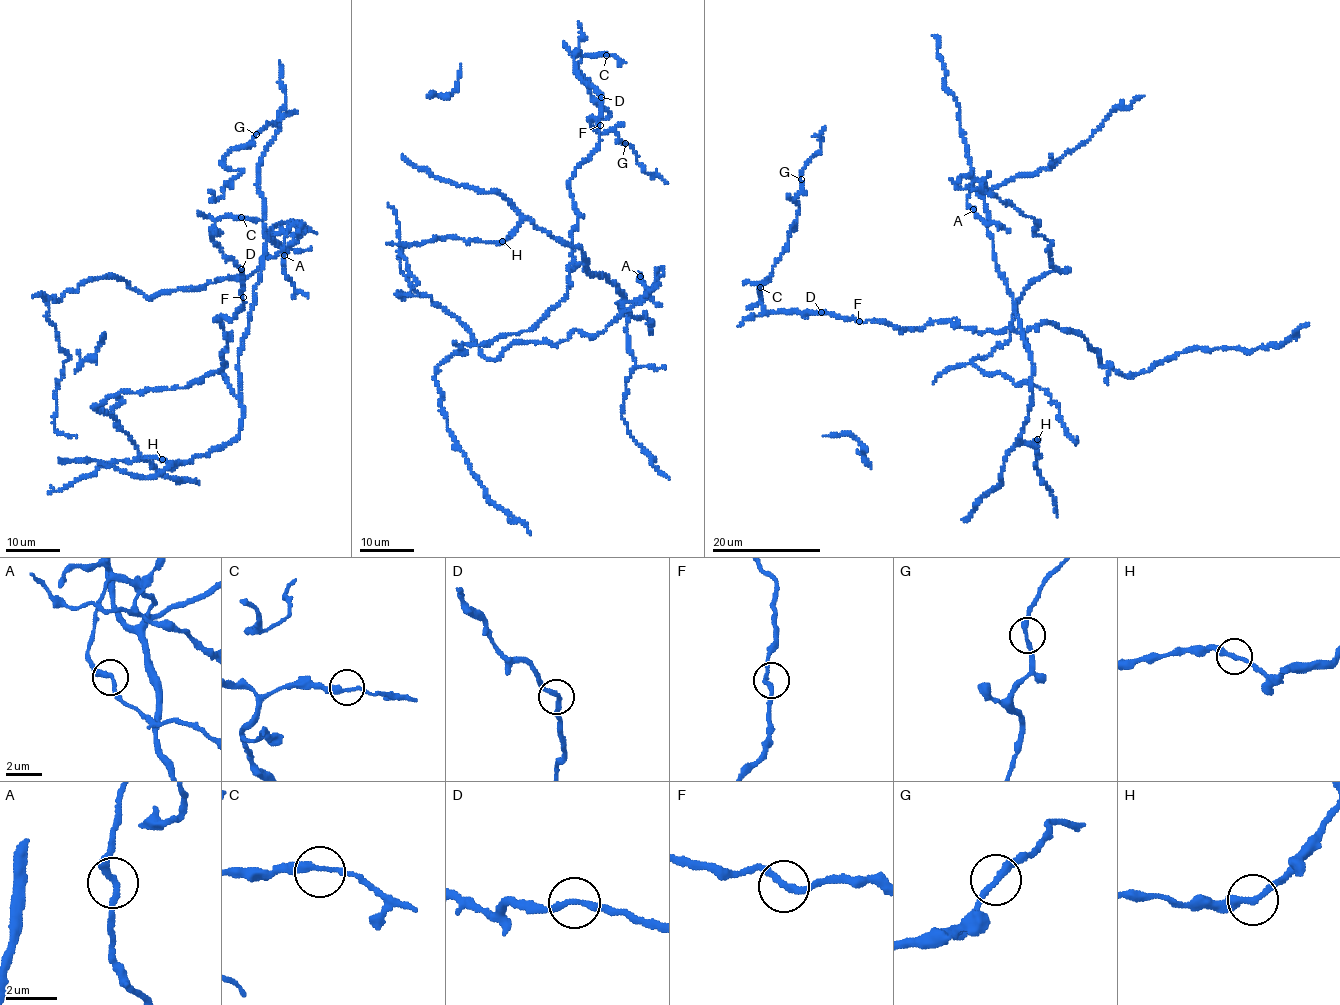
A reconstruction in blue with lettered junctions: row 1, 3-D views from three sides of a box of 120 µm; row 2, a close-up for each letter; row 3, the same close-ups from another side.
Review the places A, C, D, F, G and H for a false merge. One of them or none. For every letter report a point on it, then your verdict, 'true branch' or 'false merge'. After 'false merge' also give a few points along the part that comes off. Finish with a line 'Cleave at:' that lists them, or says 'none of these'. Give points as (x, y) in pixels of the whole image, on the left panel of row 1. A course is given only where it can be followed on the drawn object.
A: at (284, 255); true branch
C: at (241, 217); true branch
D: at (241, 269); true branch
F: at (243, 297); true branch
G: at (256, 134); true branch
H: at (162, 459); true branch
Cleave at: none of these

